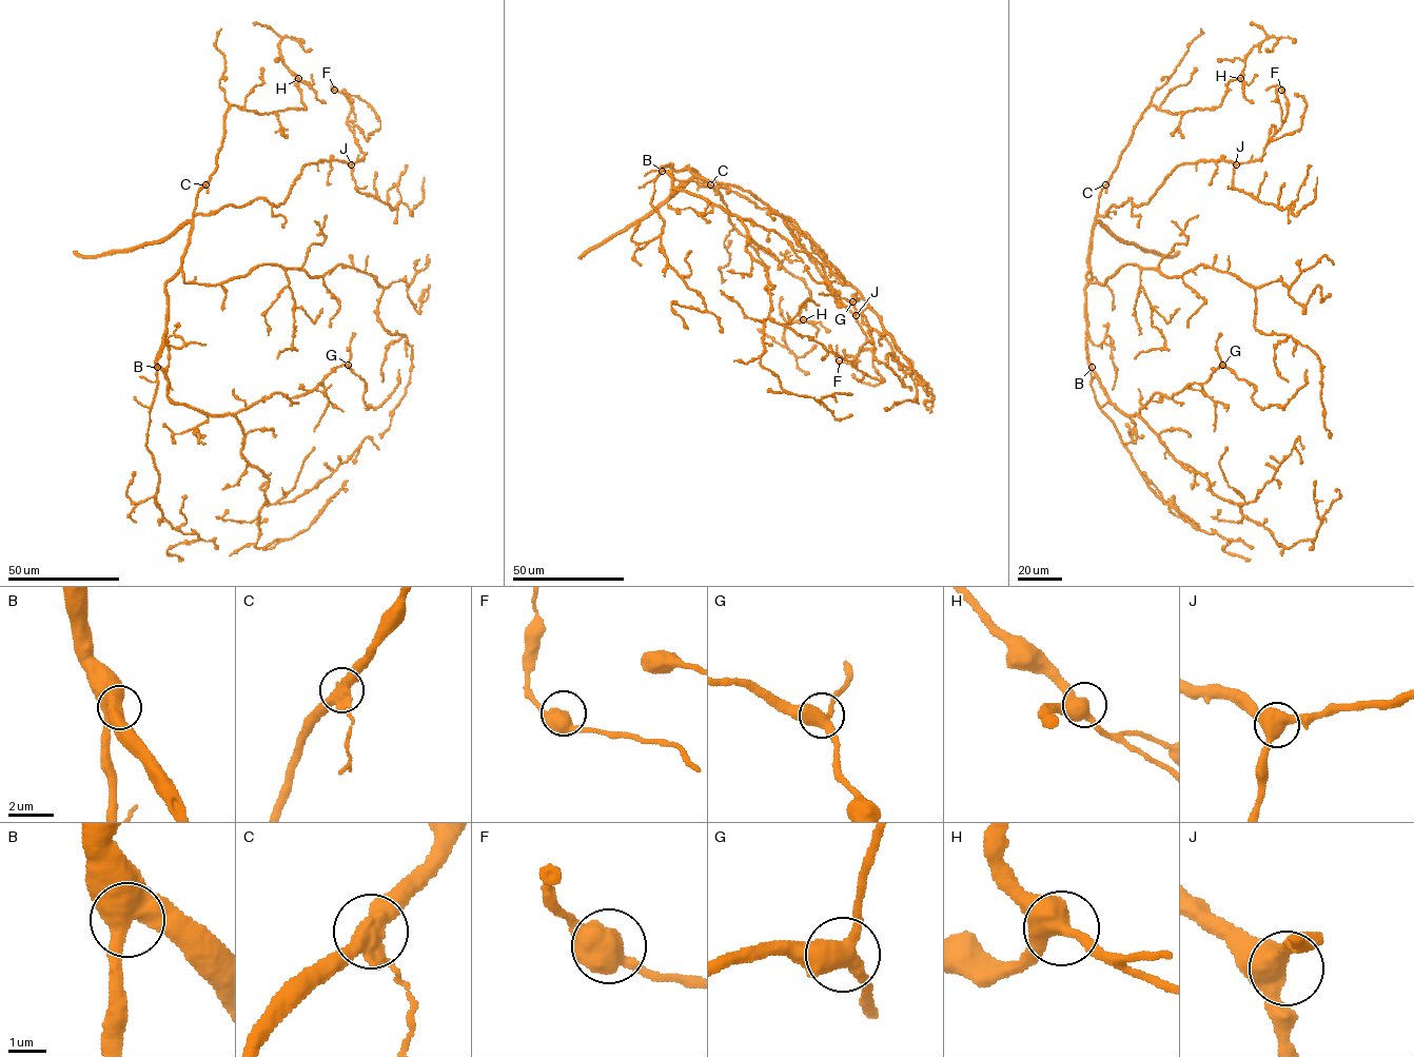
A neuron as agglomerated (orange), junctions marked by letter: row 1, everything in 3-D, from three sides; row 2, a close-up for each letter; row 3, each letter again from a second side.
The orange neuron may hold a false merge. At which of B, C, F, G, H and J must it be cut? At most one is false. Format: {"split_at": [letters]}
{"split_at": []}

